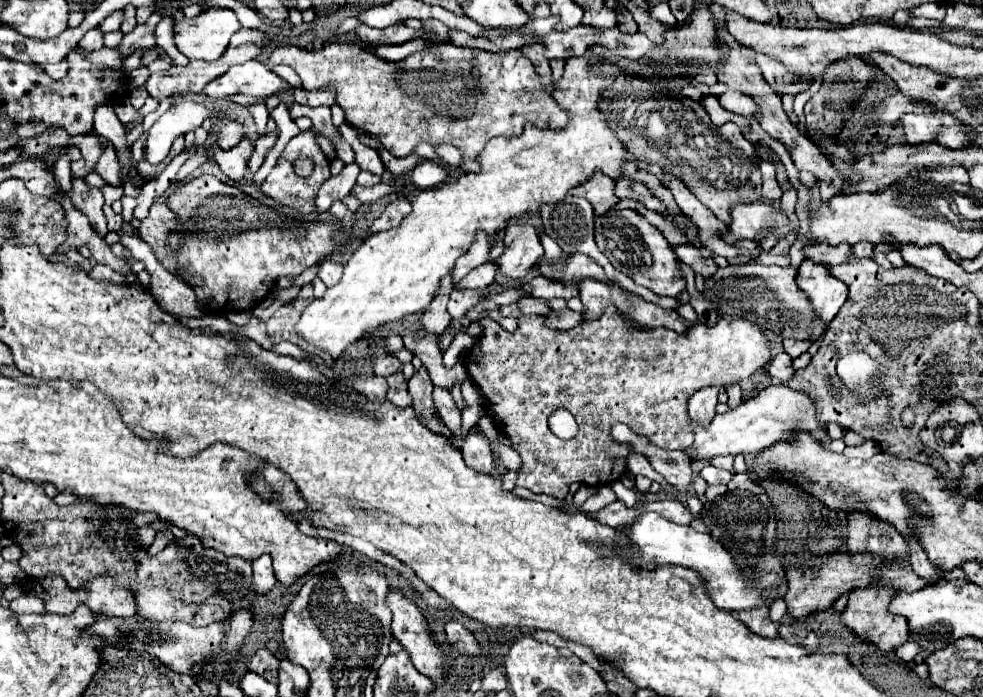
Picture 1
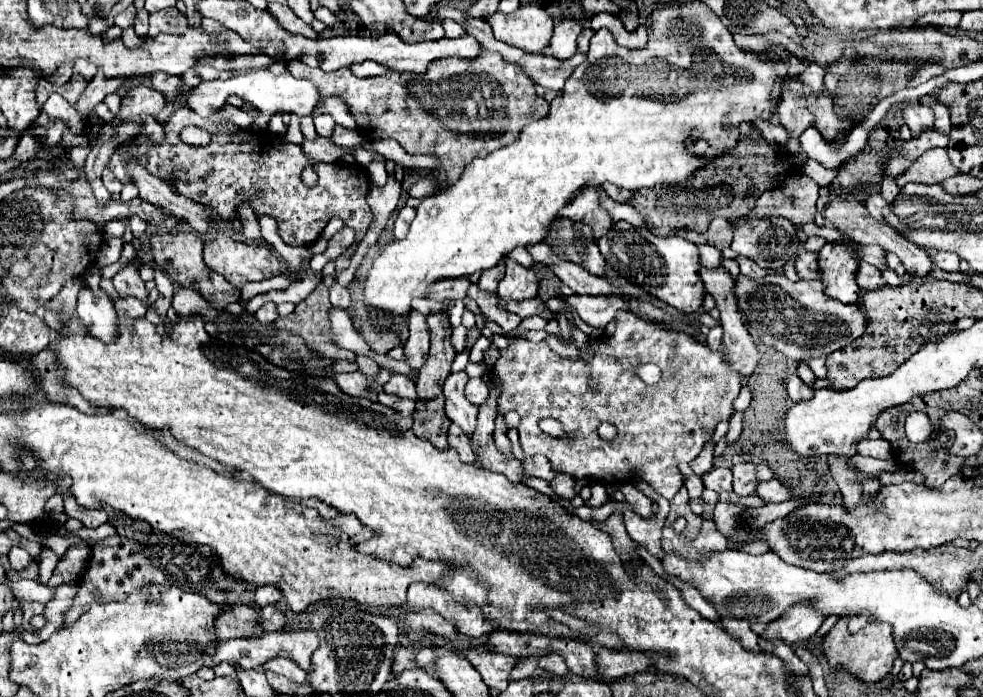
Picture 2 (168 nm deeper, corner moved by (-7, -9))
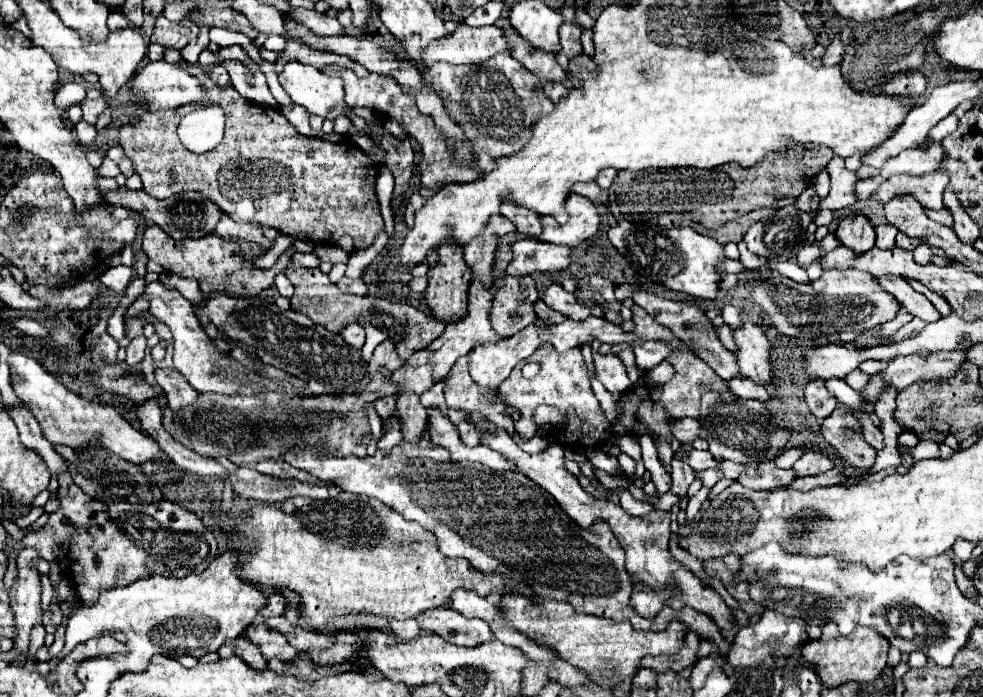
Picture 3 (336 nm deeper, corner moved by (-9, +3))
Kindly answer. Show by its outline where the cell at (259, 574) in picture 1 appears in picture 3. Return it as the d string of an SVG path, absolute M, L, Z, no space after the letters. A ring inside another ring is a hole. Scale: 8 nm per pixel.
M275 591L275 593L269 595L267 605L259 609L259 619L279 617L279 615L283 615L283 611L285 611L285 597L279 591Z

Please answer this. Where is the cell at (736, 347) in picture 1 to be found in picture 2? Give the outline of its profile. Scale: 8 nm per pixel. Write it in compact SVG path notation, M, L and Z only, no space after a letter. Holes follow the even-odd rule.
M629 311L617 313L617 329L613 337L601 337L591 341L591 345L581 351L581 359L571 361L555 355L545 341L533 343L519 339L501 351L501 357L493 365L493 373L503 381L503 393L499 397L499 413L517 411L521 415L519 437L525 455L545 455L555 473L567 473L573 479L595 479L603 485L623 483L631 479L649 479L649 485L663 495L673 499L673 495L683 485L681 463L695 459L707 439L713 435L719 421L727 421L733 415L733 401L743 377L733 373L723 361L723 351L711 351L707 343L689 337L687 333L665 329L655 323L647 323ZM645 363L655 363L661 369L661 379L655 385L645 385L631 367ZM591 383L597 391L591 391ZM551 417L563 425L563 437L551 437L539 429L539 419ZM601 423L611 423L617 427L617 437L605 441L599 437L597 427Z

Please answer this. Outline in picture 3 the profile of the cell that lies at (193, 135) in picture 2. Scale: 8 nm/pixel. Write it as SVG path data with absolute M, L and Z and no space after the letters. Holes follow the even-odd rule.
M219 105L193 109L179 123L179 139L193 153L207 153L223 139L223 111Z

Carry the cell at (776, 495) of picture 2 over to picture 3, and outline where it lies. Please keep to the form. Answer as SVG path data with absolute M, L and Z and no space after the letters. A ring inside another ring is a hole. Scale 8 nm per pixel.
M805 453L795 465L793 471L797 477L807 477L807 475L819 475L833 469L833 461L827 455L821 453Z

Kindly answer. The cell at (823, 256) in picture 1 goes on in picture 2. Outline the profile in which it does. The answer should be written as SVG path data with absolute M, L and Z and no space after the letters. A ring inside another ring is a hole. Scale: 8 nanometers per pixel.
M861 261L861 269L857 273L857 283L861 287L861 293L865 293L869 289L881 289L887 285L881 277L881 271L877 267L865 263L865 261Z

